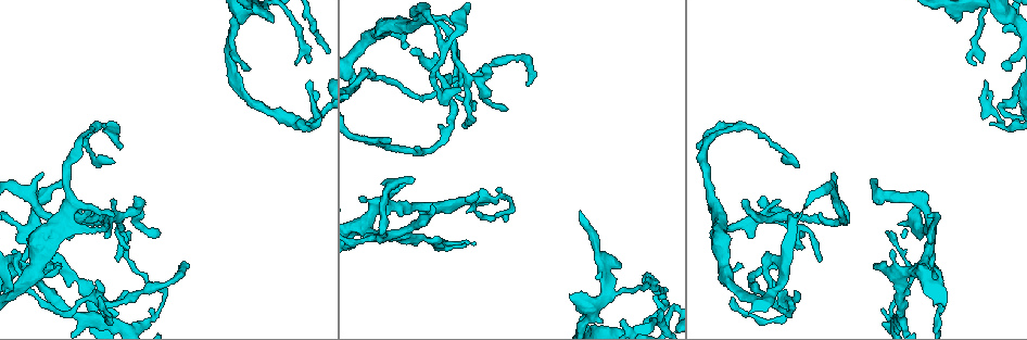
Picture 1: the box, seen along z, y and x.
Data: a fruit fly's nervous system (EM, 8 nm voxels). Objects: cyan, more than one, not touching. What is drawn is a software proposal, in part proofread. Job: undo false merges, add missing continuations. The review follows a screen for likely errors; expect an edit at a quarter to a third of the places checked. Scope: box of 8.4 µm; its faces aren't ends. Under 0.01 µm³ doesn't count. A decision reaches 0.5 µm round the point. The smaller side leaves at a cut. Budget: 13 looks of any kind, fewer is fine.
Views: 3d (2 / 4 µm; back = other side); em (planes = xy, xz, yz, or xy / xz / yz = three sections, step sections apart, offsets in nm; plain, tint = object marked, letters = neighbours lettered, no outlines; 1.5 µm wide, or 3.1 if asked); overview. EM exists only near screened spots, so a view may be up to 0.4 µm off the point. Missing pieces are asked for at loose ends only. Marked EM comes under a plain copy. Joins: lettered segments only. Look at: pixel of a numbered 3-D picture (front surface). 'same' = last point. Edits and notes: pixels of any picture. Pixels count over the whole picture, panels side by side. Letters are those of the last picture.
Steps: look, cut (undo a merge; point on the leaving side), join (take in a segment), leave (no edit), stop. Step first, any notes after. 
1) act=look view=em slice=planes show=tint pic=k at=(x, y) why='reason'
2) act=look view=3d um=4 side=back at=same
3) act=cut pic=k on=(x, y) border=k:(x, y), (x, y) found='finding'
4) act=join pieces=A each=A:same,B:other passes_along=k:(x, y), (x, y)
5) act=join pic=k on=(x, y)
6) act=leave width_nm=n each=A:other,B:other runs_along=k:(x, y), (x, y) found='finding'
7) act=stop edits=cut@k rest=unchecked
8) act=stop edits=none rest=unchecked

act=look view=3d um=2 pic=1 at=(11, 257) why='sharp bend'

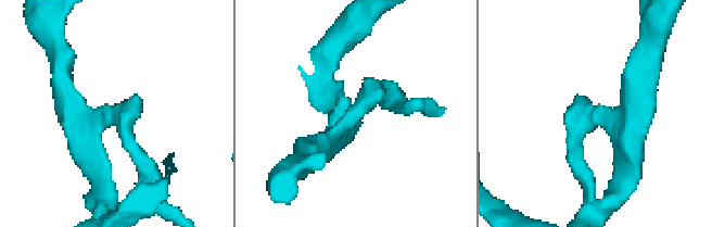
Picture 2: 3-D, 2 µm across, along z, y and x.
act=look view=em slice=planes show=letters pic=2 at=(357, 107) arms=3 why='need the tissue'

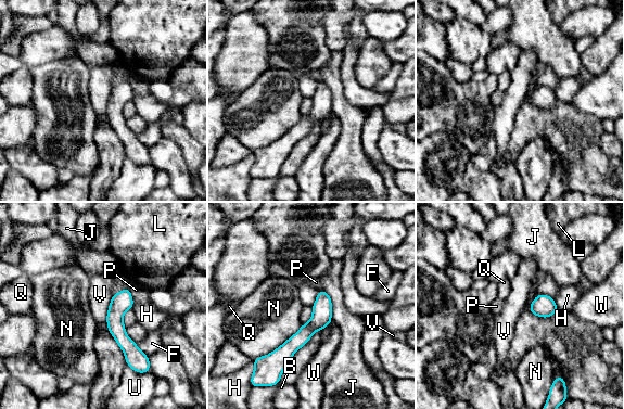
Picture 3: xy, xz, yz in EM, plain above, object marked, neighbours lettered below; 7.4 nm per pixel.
act=leave width_nm=150 each=B:other,F:other,H:other,J:other,L:other,N:other,P:other,Q:other,U:other,V:other,W:other found='one cell here'

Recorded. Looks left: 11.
act=look view=em slice=planes show=letters pic=1 at=(874, 264)

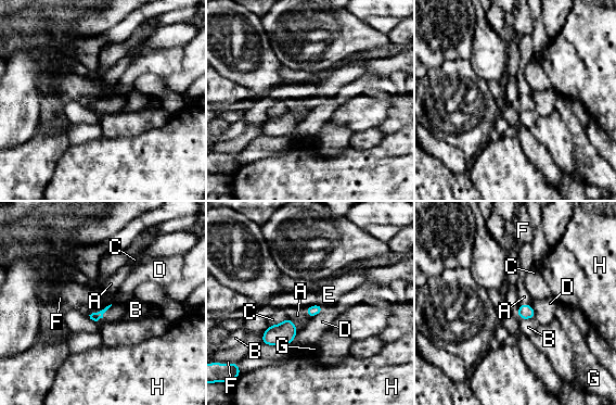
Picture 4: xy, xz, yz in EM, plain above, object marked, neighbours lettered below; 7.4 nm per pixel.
act=join pieces=E each=A:other,B:other,C:other,D:other,E:same,F:other,G:other,H:other passes_along=4:(94, 316), (106, 309), (116, 312) found='it goes on there'

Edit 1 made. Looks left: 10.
act=look view=em slice=planes show=letters pic=1 at=(472, 106) why='branch stops here'

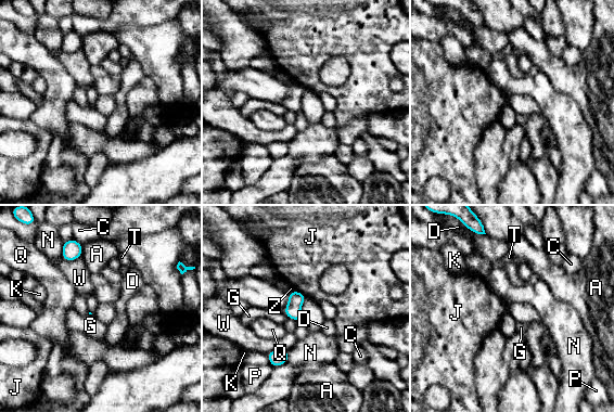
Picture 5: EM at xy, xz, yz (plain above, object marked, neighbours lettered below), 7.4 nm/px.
act=leave each=A:other,C:other,D:other,G:other,J:other,K:other,N:other,P:other,Q:other,T:other,W:other,Z:other found='no lettered segment goes on from it'

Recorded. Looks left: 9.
act=look view=em slice=planes show=letters pic=1 at=(642, 282) why='an open end'

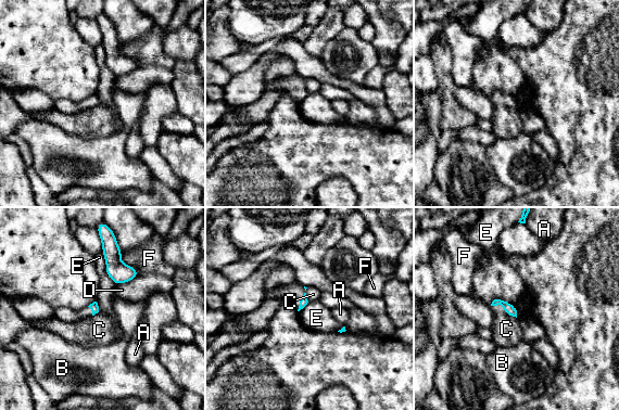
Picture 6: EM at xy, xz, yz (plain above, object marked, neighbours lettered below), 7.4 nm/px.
act=leave each=A:other,B:other,C:other,D:other,E:other,F:other border=6:(101, 251), (105, 273), (116, 284) found='none of them fits'

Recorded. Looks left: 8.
act=stop edits=join@4 rest=unchecked

